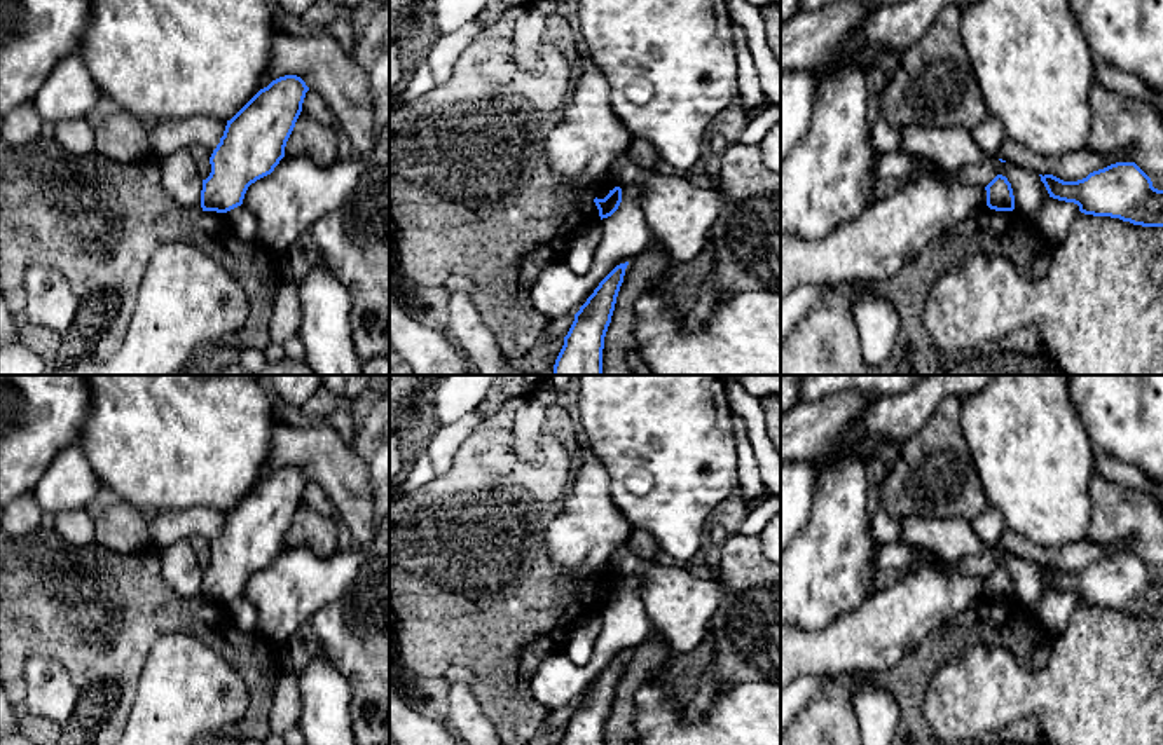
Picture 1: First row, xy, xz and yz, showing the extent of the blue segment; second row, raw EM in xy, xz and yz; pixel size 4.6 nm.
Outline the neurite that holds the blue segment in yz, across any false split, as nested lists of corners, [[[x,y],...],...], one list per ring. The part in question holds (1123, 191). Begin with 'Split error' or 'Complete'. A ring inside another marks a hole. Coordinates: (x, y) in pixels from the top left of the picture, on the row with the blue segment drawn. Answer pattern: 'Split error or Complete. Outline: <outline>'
Complete. Outline: [[[1116,162],[1077,181],[1039,174],[1049,197],[1074,202],[1079,211],[1142,227],[1163,227],[1163,190],[1135,162]]]

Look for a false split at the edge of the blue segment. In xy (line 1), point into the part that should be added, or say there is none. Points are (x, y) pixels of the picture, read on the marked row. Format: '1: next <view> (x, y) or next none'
1: next none

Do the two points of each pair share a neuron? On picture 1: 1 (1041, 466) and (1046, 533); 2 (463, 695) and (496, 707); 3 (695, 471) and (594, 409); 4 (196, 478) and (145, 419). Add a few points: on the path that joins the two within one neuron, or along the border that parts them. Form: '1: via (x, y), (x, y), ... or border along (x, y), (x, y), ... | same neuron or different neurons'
1: via (1041, 482), (1046, 498), (1046, 517) | same neuron
2: border along (477, 700), (495, 726) | different neurons
3: via (671, 447), (633, 409), (619, 409) | same neuron
4: via (194, 463), (161, 430) | same neuron

